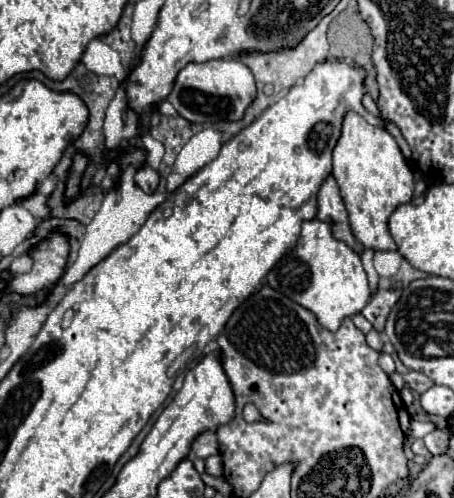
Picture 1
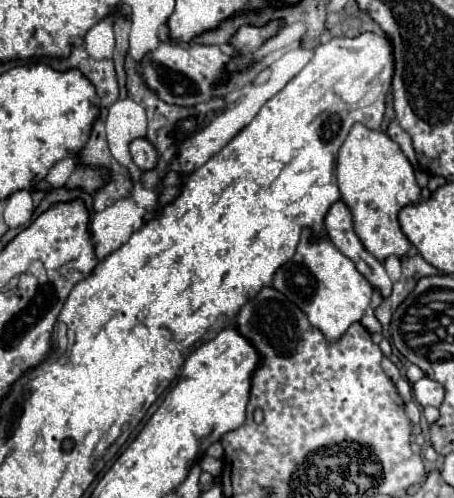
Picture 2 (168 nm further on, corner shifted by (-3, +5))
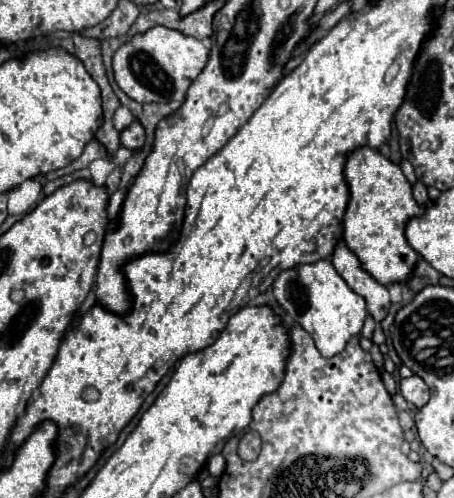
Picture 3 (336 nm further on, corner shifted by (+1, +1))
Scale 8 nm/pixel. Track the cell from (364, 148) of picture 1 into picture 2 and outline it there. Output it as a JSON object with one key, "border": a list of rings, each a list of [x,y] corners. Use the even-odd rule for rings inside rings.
{"border":[[[356,123],[340,147],[336,175],[342,201],[352,211],[354,231],[362,245],[380,261],[390,255],[404,257],[410,249],[410,241],[400,231],[398,211],[420,201],[420,187],[416,183],[414,169],[400,145],[384,131],[374,131],[362,123]]]}

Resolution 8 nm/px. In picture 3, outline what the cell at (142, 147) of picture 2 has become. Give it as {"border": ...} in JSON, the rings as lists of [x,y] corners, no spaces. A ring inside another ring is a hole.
{"border":[[[134,119],[122,133],[120,133],[120,143],[128,149],[140,149],[144,145],[144,127],[140,125],[138,119]]]}

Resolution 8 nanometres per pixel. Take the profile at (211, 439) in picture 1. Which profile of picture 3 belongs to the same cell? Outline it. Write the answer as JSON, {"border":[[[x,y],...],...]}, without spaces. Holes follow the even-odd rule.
{"border":[[[212,455],[212,457],[208,459],[208,471],[210,471],[210,475],[214,475],[214,477],[220,477],[225,467],[226,461],[222,455]]]}

